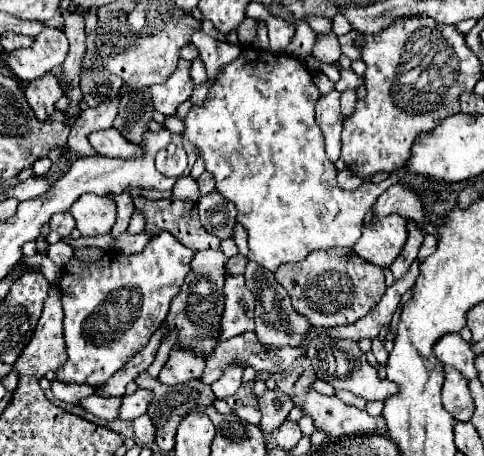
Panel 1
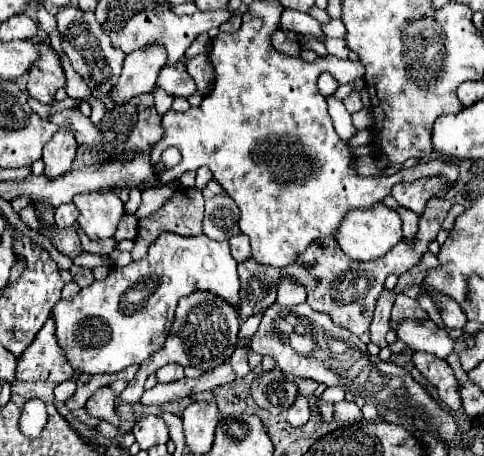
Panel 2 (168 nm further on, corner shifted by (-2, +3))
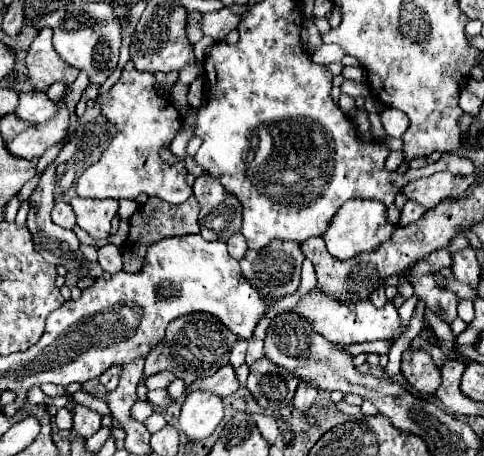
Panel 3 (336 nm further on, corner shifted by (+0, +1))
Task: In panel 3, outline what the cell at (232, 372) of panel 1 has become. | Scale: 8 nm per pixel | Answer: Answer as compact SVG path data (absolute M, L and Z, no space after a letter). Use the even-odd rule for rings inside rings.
M238 340L236 346L232 348L232 354L230 354L230 364L234 368L242 366L244 364L244 356L246 356L246 348L248 348L248 340Z

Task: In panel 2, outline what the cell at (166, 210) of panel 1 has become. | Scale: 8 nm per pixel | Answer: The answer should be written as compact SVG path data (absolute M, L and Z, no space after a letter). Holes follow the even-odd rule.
M180 188L176 190L156 212L138 220L138 236L132 248L132 260L142 260L148 252L148 244L152 244L162 232L174 232L180 236L200 236L202 234L202 216L204 216L204 198L196 188Z

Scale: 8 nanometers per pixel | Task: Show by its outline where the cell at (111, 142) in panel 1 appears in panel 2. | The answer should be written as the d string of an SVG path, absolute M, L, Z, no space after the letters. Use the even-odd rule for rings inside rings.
M80 110L52 112L48 120L60 128L70 128L78 144L100 144L102 142L98 126L94 126L90 118L86 118Z

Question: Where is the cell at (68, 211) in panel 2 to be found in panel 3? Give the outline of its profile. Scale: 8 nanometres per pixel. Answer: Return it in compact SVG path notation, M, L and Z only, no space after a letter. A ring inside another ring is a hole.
M56 200L54 210L52 210L52 220L64 228L72 228L76 224L76 216L74 216L70 204L64 200Z

